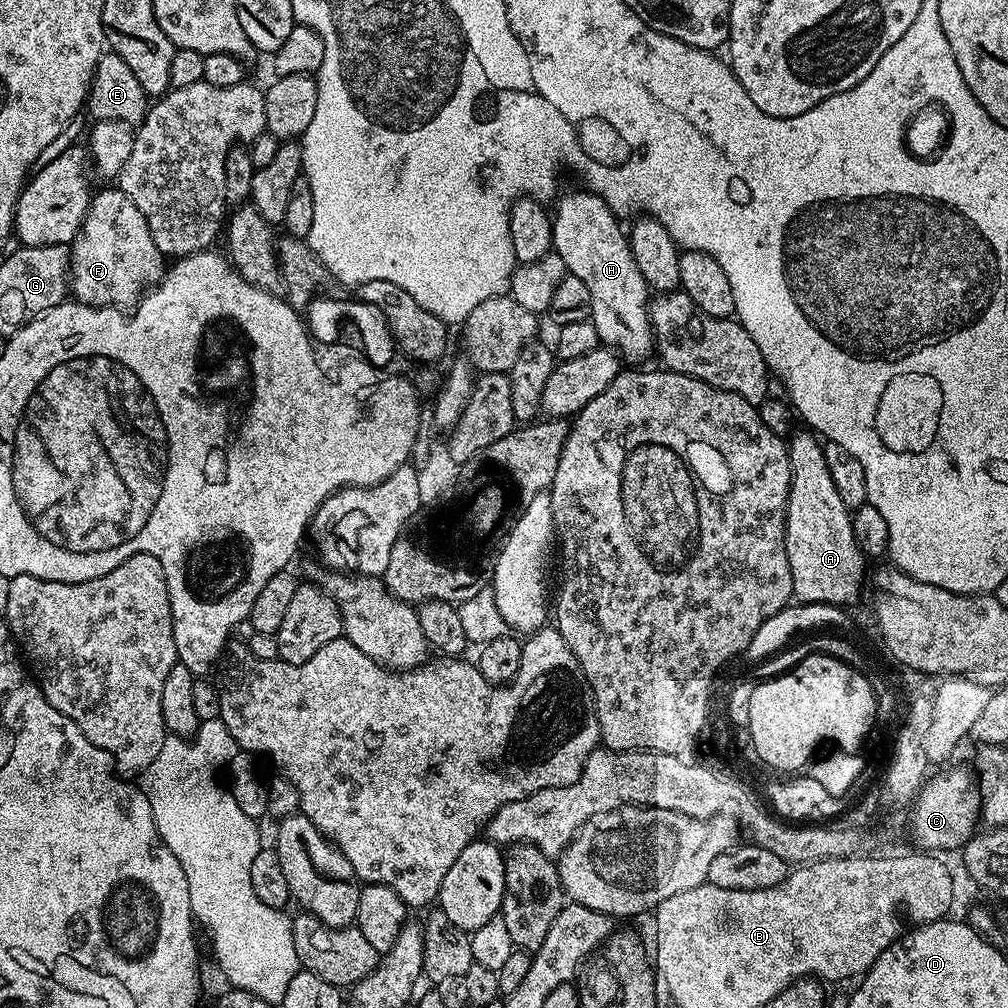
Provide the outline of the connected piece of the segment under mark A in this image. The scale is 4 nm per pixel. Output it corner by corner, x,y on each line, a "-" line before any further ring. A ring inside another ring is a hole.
811,430
793,431
787,441
792,482
784,545
790,562
792,595
801,604
849,606
866,588
866,557
854,538
852,512
842,502
826,466
824,444
-
817,440
817,441
816,441

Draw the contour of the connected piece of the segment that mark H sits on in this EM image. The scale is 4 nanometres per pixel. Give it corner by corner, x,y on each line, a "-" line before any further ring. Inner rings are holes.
568,192
556,204
556,212
552,216
552,246
566,262
569,273
574,278
582,278
582,282
590,290
591,322
594,330
598,330
601,345
611,348
625,361
644,360
654,352
652,334
652,313
650,311
650,289
646,278
642,278
642,270
638,270
638,262
634,262
634,254
627,231
620,229
621,221
602,197
594,193

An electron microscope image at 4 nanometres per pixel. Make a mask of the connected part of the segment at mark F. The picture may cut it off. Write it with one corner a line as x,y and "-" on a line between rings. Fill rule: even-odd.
119,187
104,188
101,192
99,189
88,204
88,213
82,222
80,233
70,245
71,295
81,304
132,306
139,301
149,286
159,284
165,271
166,257
158,250
142,210
138,210
138,206
134,206
134,202
130,202
130,198
125,192
121,192

